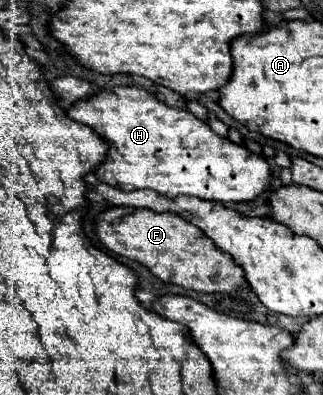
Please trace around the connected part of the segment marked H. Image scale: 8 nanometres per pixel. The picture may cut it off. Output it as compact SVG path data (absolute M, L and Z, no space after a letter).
M116 86L110 90L98 90L92 98L74 104L68 110L68 116L76 122L90 126L110 144L108 158L96 168L96 176L100 178L100 182L120 186L120 190L150 188L168 198L184 194L218 202L250 202L270 188L272 168L262 154L252 152L244 144L234 144L230 138L218 136L206 122L198 120L192 112L182 108L170 108L144 88Z

